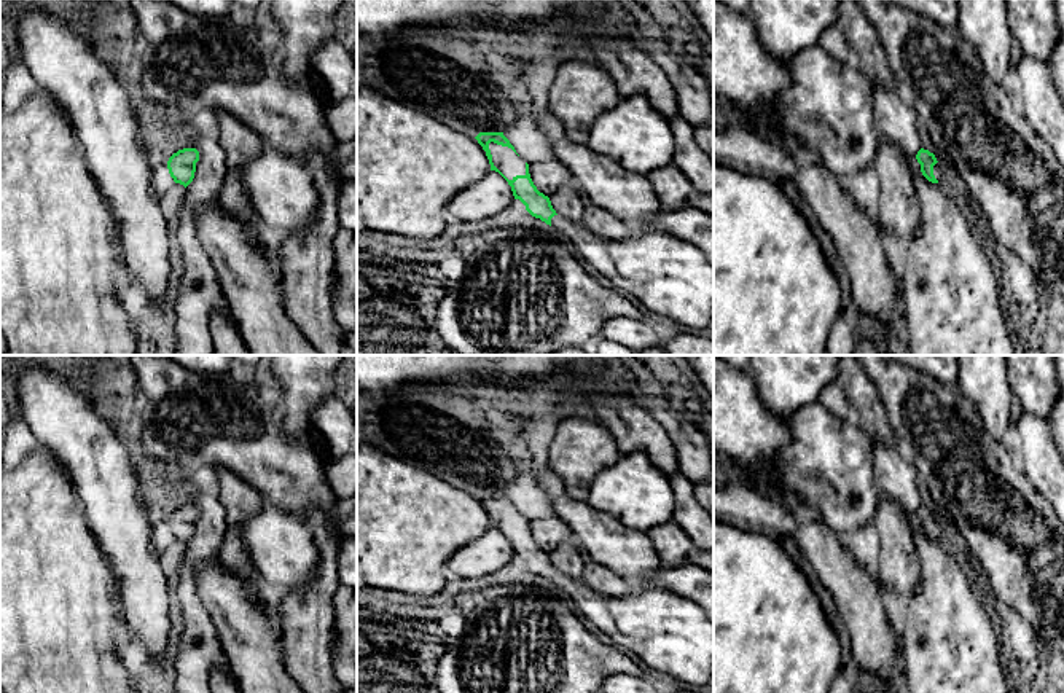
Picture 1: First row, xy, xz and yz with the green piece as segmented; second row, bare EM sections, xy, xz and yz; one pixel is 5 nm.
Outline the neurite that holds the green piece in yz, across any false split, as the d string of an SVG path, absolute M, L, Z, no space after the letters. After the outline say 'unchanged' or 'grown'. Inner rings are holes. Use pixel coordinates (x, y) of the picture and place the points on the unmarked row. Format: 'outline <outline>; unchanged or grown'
outline M921 505L916 511L917 519L921 521L922 532L932 538L938 540L941 537L943 523L937 518L935 511L929 507Z; grown

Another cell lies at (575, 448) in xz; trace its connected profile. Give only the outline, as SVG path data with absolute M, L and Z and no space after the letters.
M567 417L551 427L542 456L567 494L586 502L596 475L621 454L608 429L597 419Z

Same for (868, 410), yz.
M841 355L839 379L847 397L854 421L873 440L900 448L887 421L887 413L874 382L870 379L857 355Z

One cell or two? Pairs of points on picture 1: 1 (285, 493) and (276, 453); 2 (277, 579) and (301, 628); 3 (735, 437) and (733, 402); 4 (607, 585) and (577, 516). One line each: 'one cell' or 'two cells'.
1: one cell
2: two cells
3: one cell
4: two cells

